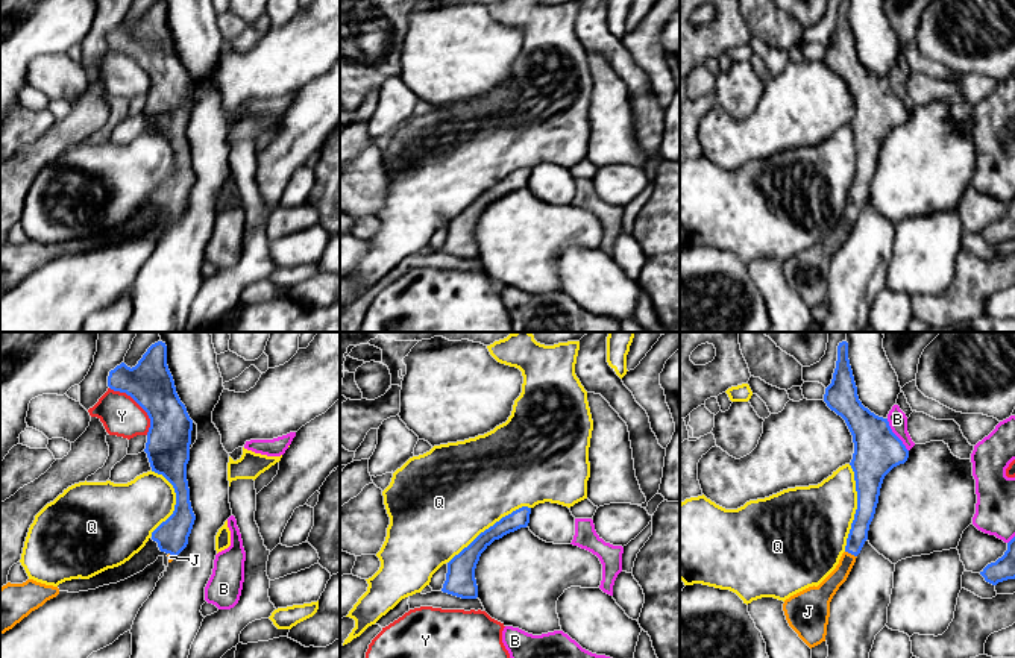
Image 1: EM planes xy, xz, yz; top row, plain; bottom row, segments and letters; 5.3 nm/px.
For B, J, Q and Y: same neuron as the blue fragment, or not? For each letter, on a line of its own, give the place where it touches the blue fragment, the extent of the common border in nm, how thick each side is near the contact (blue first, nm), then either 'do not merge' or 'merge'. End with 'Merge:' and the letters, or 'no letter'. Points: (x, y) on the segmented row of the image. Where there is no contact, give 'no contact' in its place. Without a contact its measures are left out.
B: yz (895, 435) | 200 nm | 240/100 nm | do not merge
J: yz (851, 554) | 70 nm | 100/100 nm | merge
Q: yz (857, 508) | 460 nm | 200/380 nm | do not merge
Y: xy (138, 404) | 320 nm | 240/220 nm | do not merge
Merge: J

